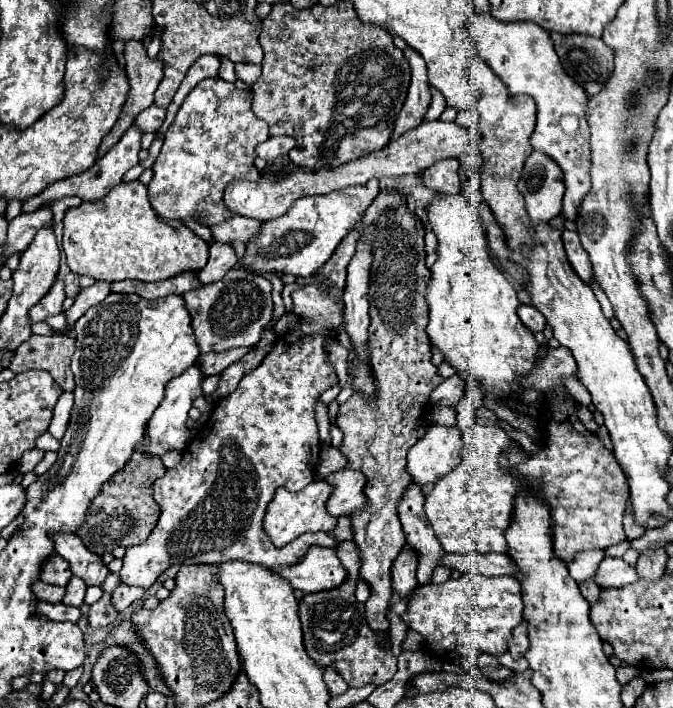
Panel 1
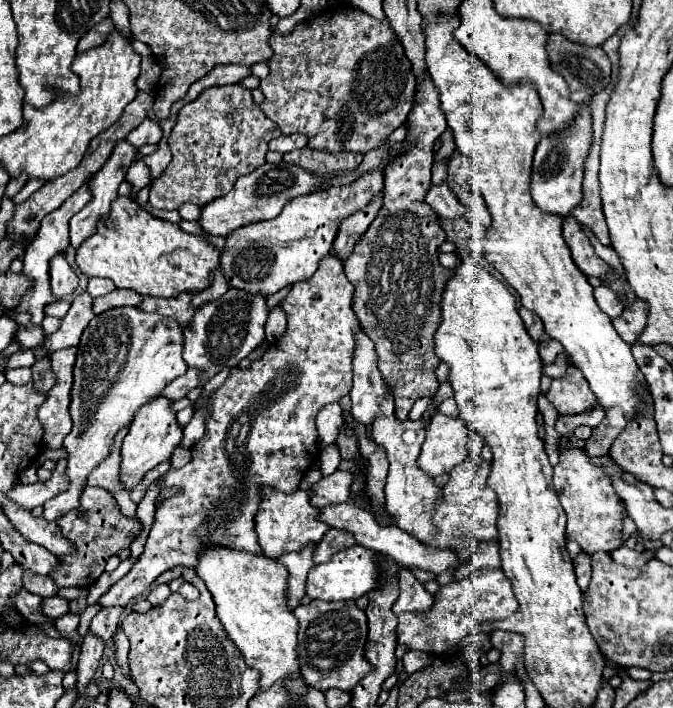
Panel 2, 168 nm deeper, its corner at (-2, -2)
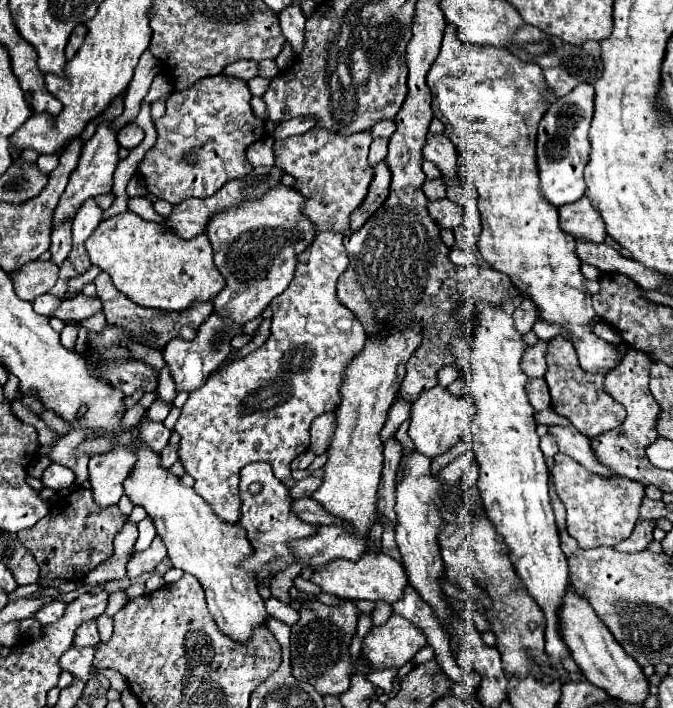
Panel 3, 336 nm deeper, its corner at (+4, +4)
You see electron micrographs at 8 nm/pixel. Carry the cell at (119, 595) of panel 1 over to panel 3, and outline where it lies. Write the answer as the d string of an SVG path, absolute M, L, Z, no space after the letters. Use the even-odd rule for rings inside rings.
M89 619L85 623L79 625L79 629L75 631L75 641L73 645L77 647L91 647L99 643L99 629L97 629L97 619Z

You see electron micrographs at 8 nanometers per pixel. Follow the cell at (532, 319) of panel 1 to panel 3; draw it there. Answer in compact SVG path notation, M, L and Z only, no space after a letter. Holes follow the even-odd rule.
M523 299L521 305L513 311L515 329L519 333L529 333L533 329L533 323L537 321L537 307L533 307L531 299Z

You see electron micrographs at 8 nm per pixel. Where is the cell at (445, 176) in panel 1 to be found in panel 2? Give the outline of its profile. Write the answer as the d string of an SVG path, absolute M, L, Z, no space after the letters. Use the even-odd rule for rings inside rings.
M447 183L431 187L427 197L425 197L425 201L443 219L459 219L459 217L465 215L463 203L459 203L459 199L453 195L453 191L449 189Z

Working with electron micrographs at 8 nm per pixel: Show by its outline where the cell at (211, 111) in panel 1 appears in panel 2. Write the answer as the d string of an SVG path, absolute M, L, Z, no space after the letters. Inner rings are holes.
M223 85L205 89L195 101L181 107L177 115L175 127L167 139L173 159L169 167L163 171L163 175L151 183L149 203L157 209L179 209L179 205L183 203L195 203L199 207L211 203L213 199L229 193L241 175L253 173L257 167L261 167L265 163L267 143L279 135L281 131L271 119L265 117L261 107L255 105L249 89L241 85Z

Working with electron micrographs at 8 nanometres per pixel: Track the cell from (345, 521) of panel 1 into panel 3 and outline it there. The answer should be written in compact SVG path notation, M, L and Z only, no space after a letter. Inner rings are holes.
M295 561L287 569L278 572L270 582L270 591L273 597L277 597L283 603L291 604L289 589L293 586L295 577L300 575L303 569L301 561Z

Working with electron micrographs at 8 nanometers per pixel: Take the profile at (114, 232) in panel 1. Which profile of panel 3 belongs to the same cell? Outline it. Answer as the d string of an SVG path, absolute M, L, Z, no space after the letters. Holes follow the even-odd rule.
M133 211L113 215L99 223L95 233L85 241L91 265L109 273L115 287L137 305L165 311L183 311L193 301L213 299L225 285L213 265L211 241L207 235L181 239L169 227L145 221Z

